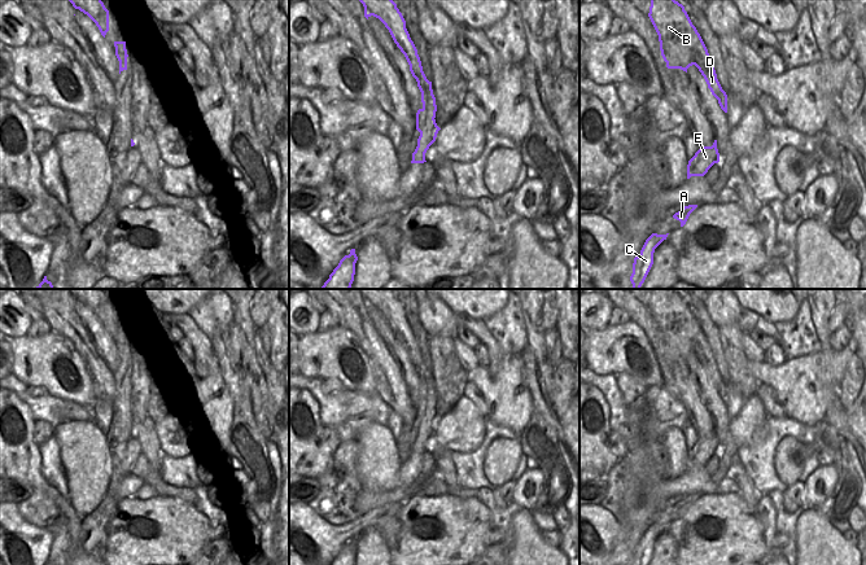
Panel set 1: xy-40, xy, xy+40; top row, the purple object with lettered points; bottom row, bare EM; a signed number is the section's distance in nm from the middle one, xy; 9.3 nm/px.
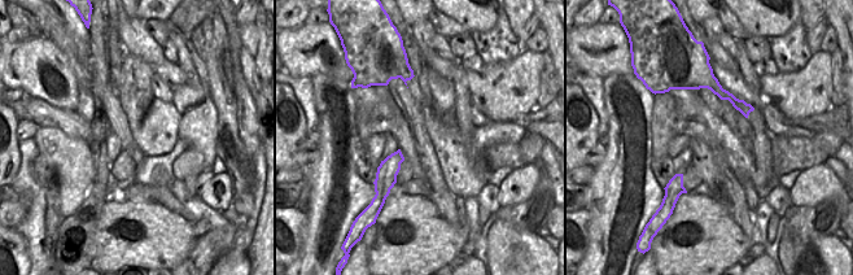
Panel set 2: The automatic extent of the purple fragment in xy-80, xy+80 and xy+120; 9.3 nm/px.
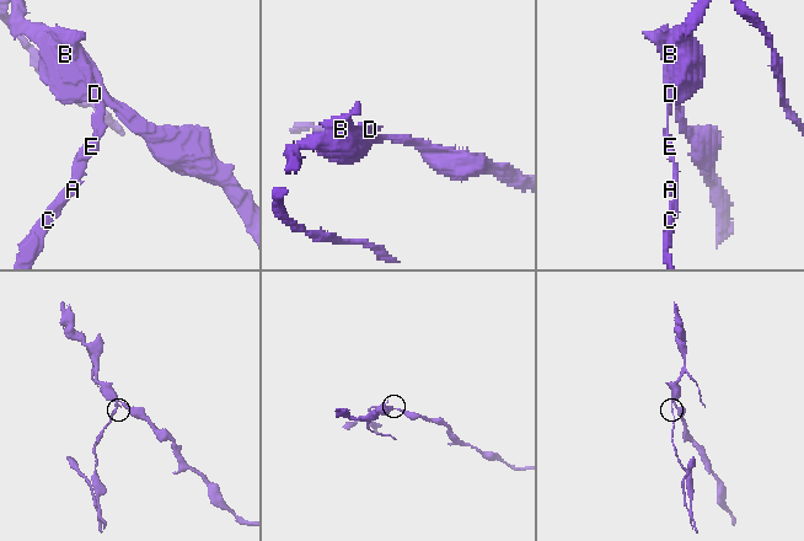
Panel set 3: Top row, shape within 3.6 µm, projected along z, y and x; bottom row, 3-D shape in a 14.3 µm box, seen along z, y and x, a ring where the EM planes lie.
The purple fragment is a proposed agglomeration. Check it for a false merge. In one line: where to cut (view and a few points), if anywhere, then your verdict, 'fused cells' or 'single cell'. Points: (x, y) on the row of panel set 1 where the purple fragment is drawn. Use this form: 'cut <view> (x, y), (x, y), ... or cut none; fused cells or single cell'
cut xy (433, 118), (425, 122), (420, 132); fused cells

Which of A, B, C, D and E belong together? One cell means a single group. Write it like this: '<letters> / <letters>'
A C E / B D

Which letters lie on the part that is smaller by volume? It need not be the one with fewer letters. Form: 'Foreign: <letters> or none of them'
Foreign: A, C, E

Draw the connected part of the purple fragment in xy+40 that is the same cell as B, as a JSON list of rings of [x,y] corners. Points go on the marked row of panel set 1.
[[[651,0],[648,17],[659,35],[666,67],[687,73],[687,69],[695,65],[721,109],[727,113],[727,95],[717,79],[708,49],[685,6],[675,0]]]

